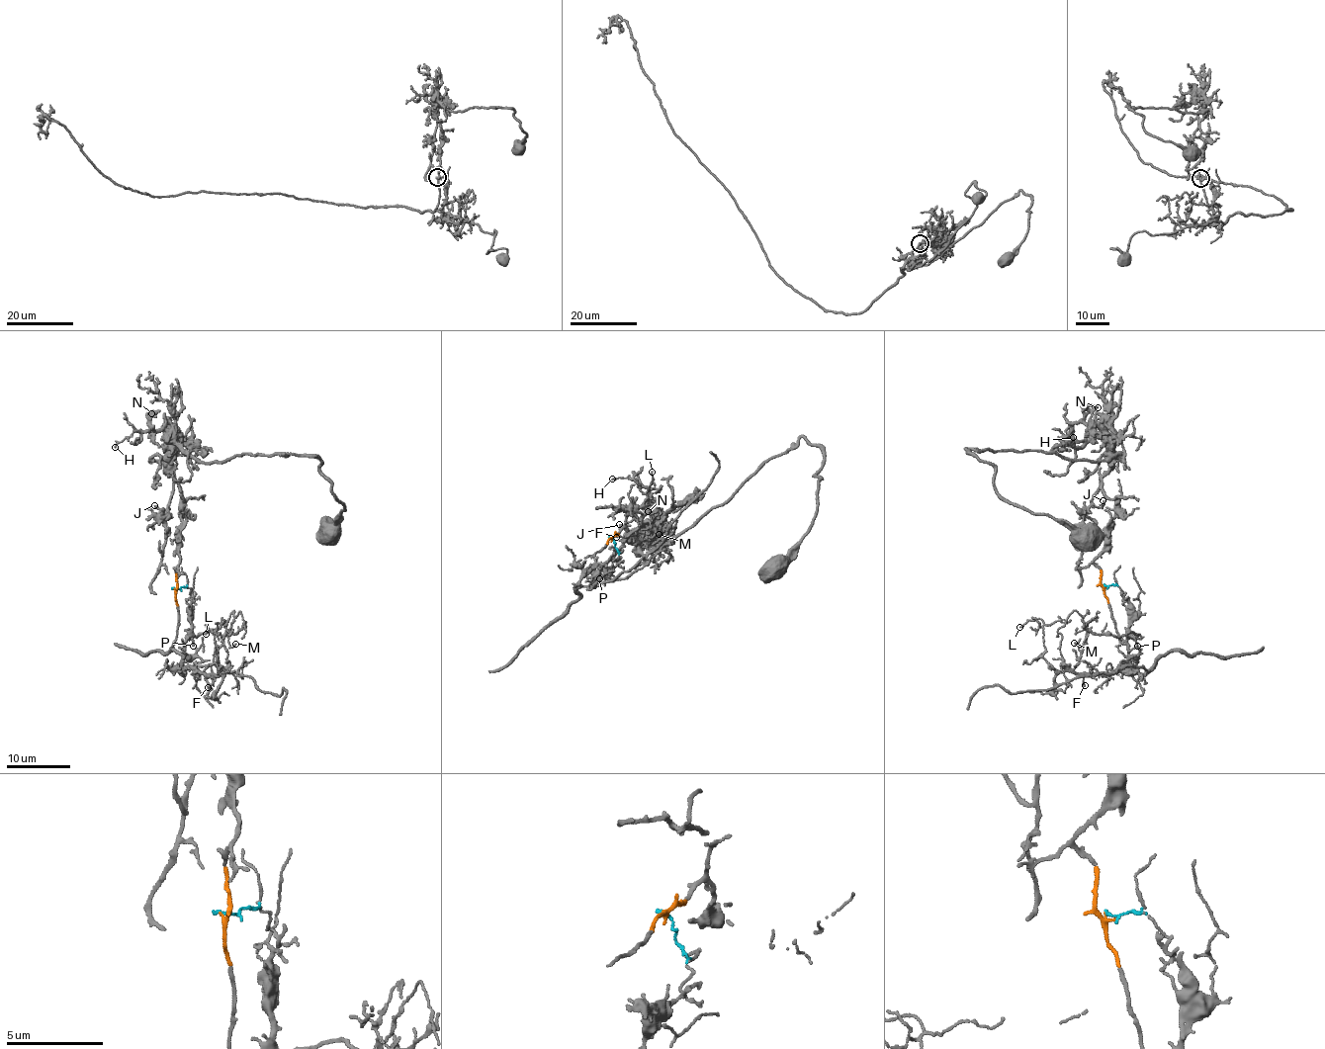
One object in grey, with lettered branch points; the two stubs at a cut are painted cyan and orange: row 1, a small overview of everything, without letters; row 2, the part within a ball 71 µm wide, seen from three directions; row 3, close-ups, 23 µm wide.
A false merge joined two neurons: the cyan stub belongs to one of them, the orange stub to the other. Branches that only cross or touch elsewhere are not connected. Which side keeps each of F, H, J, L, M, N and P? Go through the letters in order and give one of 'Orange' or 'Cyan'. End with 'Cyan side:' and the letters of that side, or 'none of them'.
F: Cyan
H: Orange
J: Orange
L: Cyan
M: Cyan
N: Orange
P: Cyan
Cyan side: F, L, M, P

